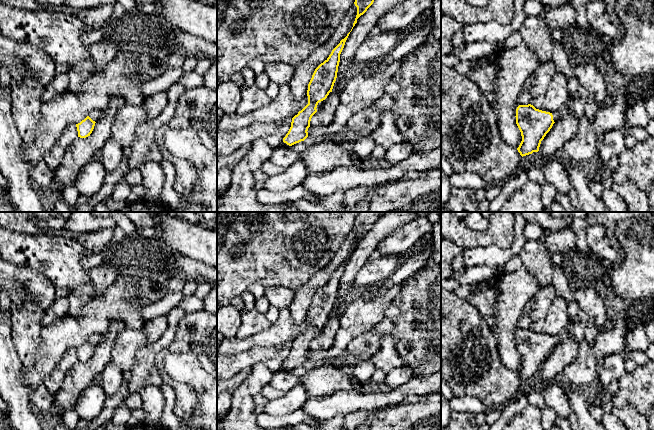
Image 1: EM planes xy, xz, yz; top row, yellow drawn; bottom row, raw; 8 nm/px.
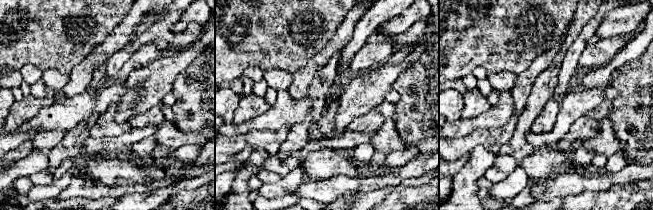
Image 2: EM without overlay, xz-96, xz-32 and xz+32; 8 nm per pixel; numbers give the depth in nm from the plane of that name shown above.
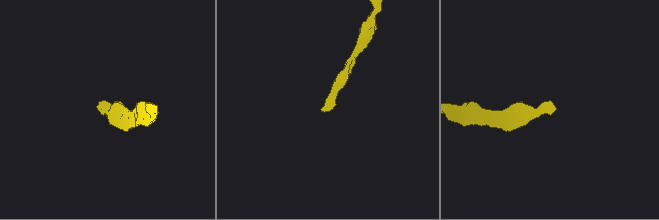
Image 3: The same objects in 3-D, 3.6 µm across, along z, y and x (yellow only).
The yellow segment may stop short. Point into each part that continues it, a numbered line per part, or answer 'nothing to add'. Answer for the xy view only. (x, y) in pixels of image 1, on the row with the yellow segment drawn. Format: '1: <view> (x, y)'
1: xy (95, 115)

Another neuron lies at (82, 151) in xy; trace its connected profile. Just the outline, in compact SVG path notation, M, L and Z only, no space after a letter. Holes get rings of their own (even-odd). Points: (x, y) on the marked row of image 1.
M113 96L107 110L95 123L92 133L86 138L77 137L66 149L59 167L54 171L53 183L48 190L51 195L59 197L65 187L74 185L80 171L93 161L96 153L110 139L116 112L124 104L123 98Z

